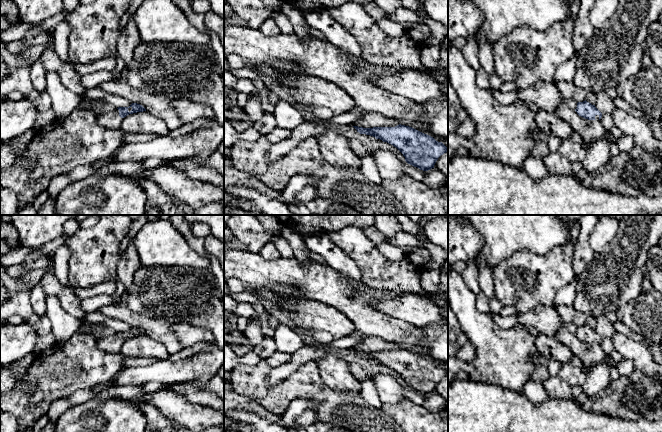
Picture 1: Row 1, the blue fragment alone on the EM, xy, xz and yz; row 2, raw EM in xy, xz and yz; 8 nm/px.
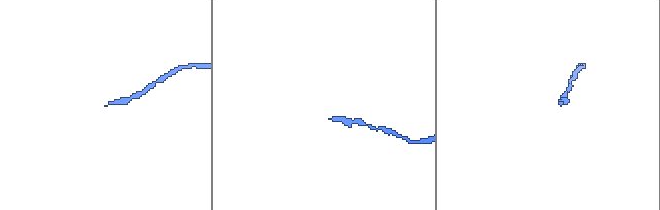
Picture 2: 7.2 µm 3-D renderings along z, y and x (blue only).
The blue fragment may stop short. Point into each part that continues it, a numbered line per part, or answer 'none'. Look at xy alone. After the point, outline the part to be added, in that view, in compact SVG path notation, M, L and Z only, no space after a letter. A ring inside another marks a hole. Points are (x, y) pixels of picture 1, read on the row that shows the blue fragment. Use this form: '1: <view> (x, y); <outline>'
1: xy (110, 118); M107 108L103 113L97 115L97 122L100 126L108 129L118 129L124 118L119 116L117 108Z

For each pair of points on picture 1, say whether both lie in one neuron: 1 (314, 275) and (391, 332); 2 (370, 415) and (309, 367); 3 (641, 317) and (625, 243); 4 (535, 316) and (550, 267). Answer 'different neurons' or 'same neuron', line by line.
1: same neuron
2: same neuron
3: different neurons
4: different neurons

